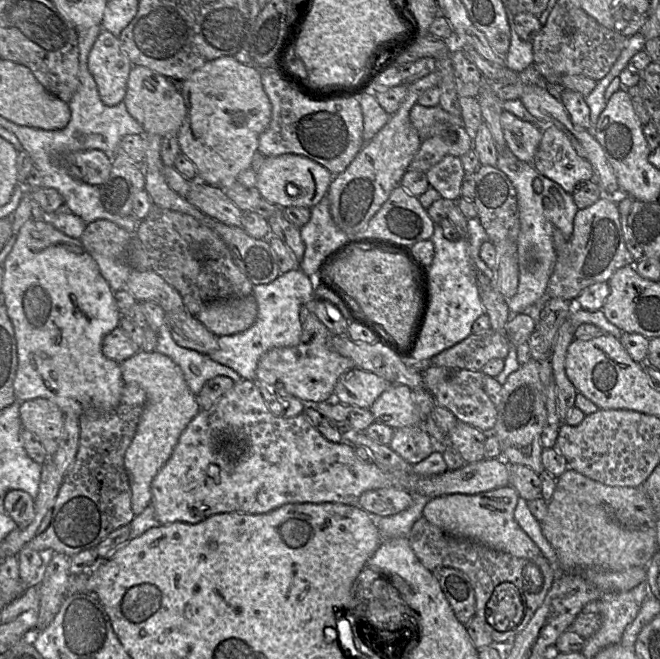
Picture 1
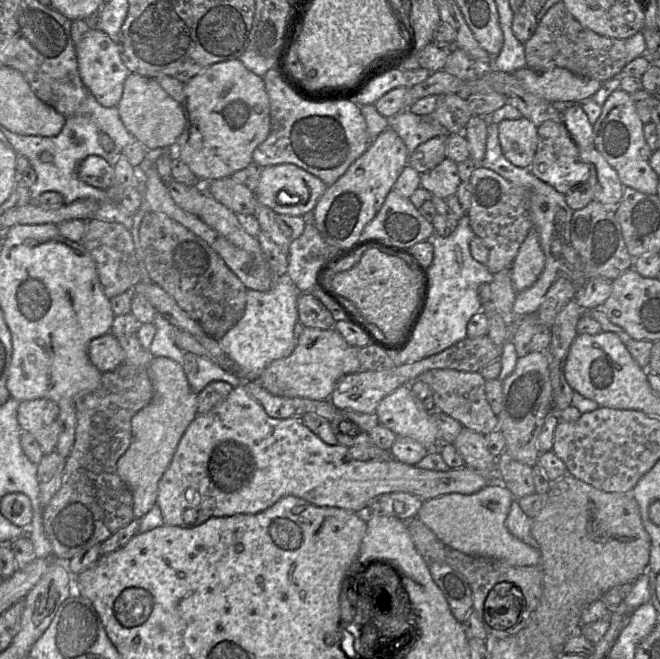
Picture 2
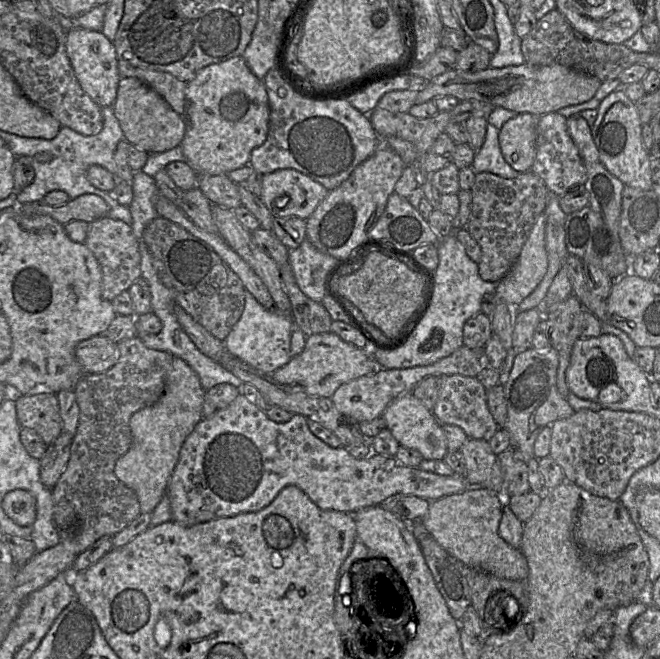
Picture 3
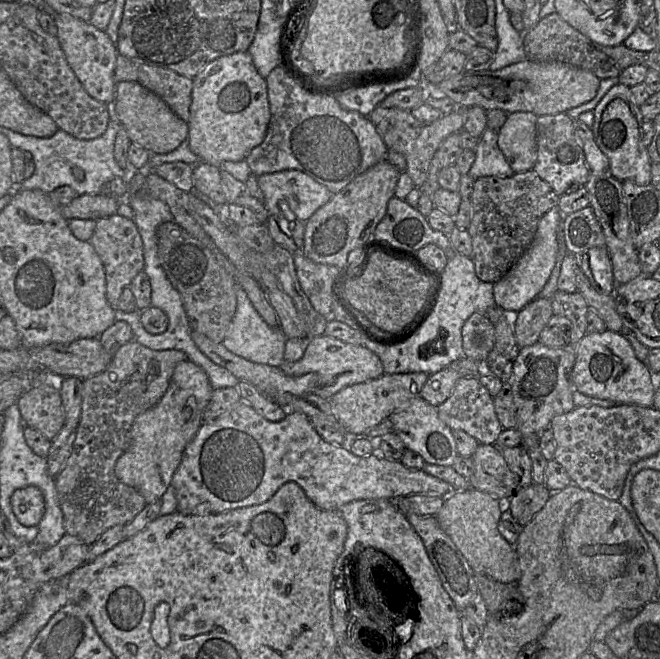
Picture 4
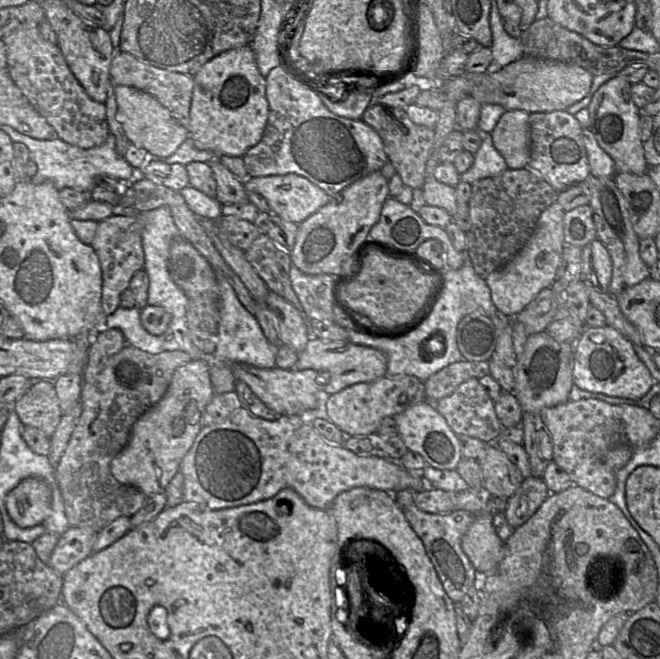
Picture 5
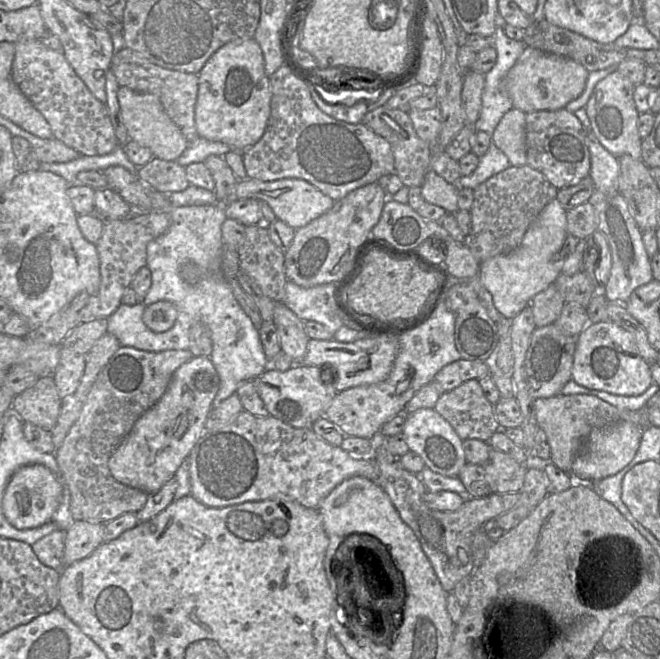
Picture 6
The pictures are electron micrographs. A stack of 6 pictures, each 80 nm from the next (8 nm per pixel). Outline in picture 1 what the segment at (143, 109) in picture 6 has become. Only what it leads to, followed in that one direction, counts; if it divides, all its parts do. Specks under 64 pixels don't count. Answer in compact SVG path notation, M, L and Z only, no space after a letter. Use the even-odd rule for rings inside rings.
M144 66L132 67L123 102L129 114L143 127L145 134L175 136L186 116L186 106L179 84Z

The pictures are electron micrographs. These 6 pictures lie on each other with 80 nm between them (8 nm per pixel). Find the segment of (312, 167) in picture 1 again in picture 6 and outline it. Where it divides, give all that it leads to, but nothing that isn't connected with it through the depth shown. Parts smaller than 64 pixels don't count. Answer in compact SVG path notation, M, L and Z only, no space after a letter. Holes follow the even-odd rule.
M251 178L238 180L228 195L228 202L219 203L226 205L240 199L257 199L266 202L279 220L295 230L306 226L330 210L335 204L331 197L322 193L313 184L299 178L283 178L274 181L260 181Z

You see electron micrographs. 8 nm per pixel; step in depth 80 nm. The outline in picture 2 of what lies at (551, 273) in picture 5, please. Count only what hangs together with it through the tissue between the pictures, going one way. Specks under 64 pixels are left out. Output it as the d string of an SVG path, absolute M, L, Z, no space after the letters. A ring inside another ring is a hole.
M532 227L510 267L515 291L520 292L531 287L542 273L544 265L545 256L540 246L539 234Z

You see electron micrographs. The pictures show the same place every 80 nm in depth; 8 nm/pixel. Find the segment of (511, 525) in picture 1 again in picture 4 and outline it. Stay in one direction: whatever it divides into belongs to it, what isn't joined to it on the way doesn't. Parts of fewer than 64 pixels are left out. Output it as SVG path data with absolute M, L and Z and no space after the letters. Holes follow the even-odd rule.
M468 488L454 491L447 497L444 497L443 506L435 517L441 529L451 538L475 574L483 574L501 583L517 583L521 577L518 557L514 546L509 544L498 531L500 516L500 501L498 499L482 491Z

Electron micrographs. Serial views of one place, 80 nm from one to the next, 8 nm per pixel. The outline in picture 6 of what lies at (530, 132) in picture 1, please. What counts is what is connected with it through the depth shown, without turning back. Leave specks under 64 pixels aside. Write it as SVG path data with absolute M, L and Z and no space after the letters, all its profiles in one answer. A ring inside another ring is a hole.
M514 107L510 109L497 124L491 139L507 156L511 166L527 164L526 113Z

